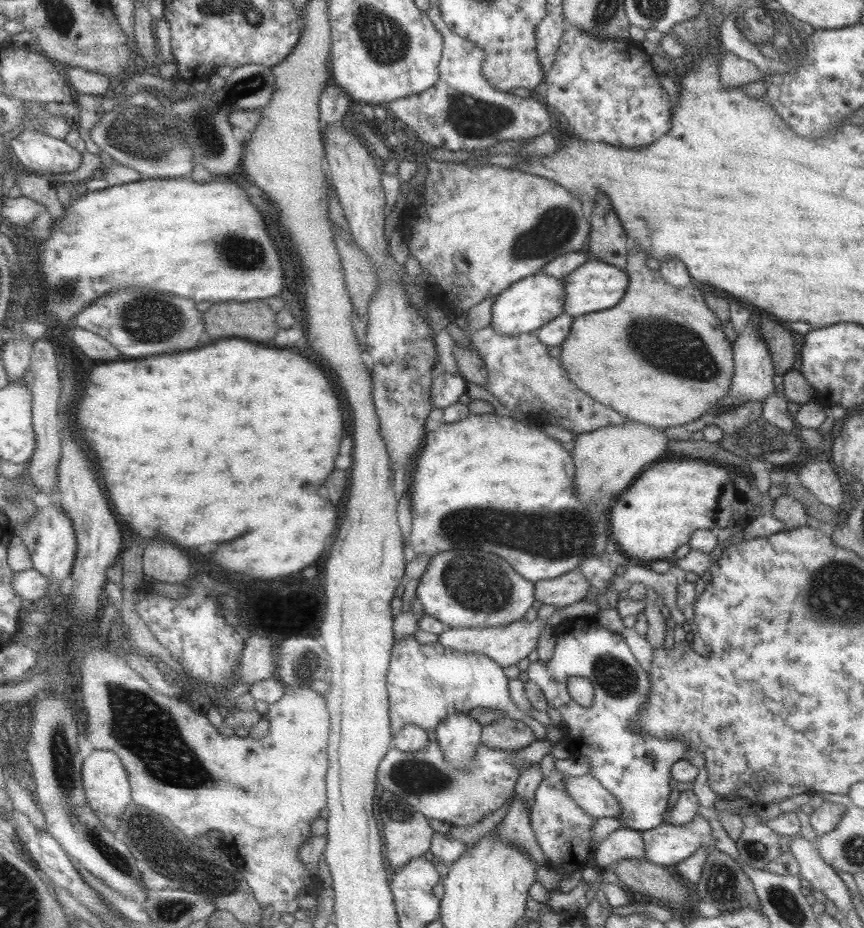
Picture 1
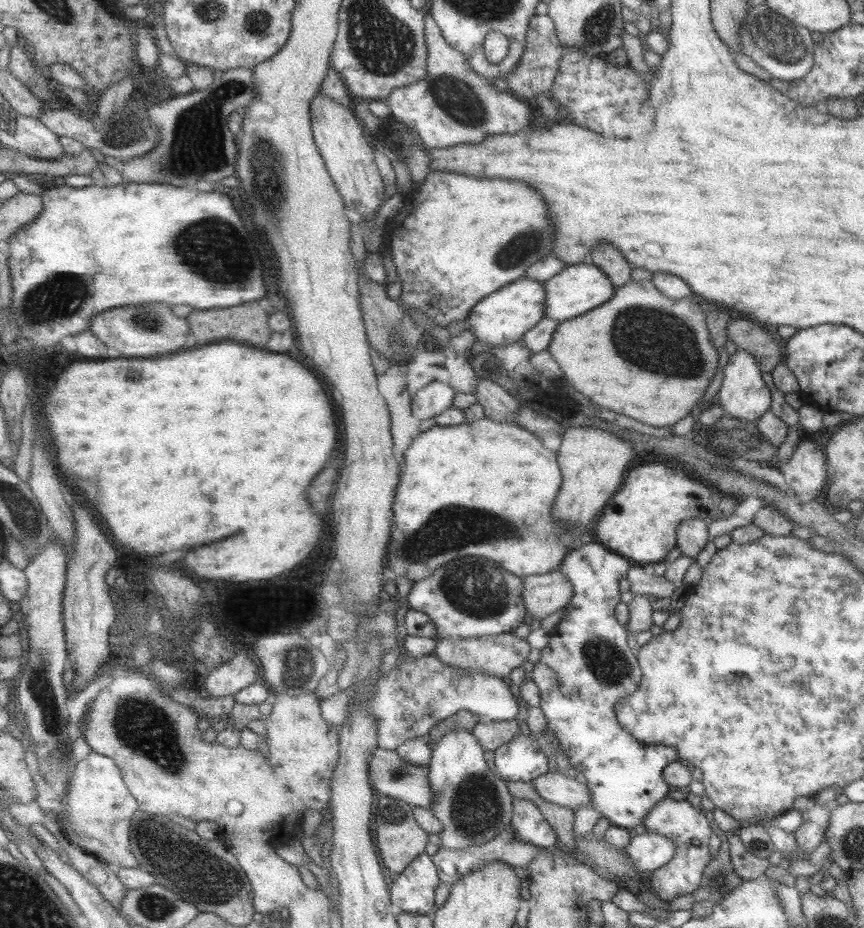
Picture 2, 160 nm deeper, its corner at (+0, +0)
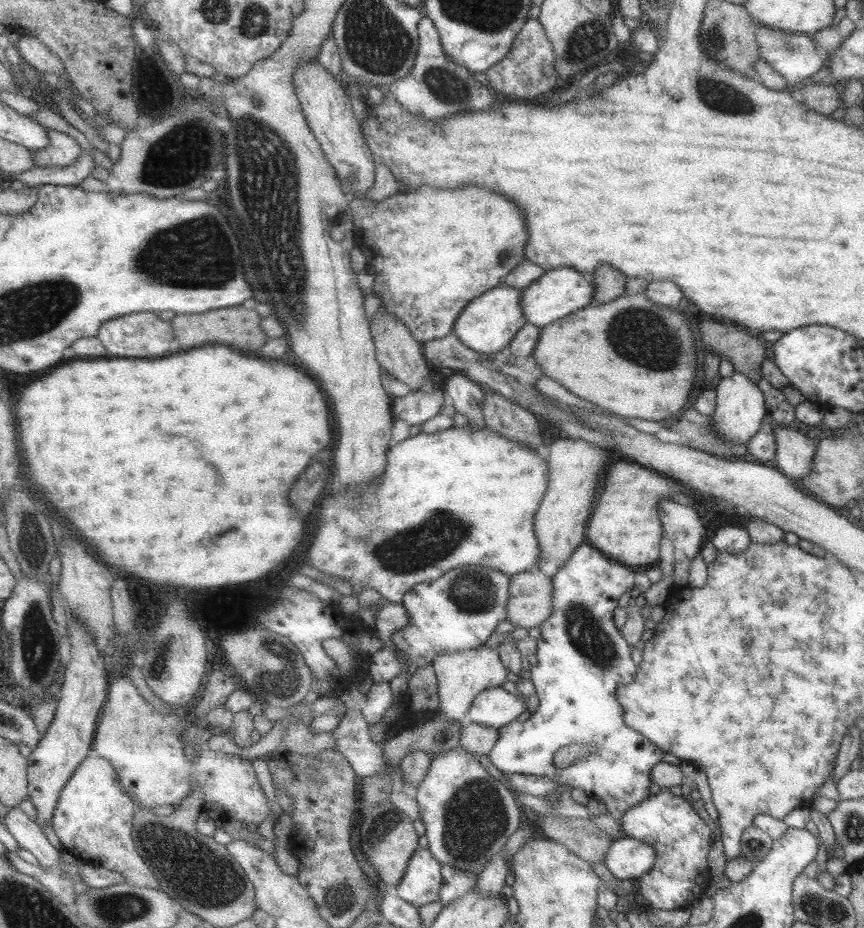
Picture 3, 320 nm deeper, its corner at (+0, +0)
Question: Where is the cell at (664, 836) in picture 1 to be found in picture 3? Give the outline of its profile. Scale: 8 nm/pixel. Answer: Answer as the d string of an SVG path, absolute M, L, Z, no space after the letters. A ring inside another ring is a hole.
M625 836L611 841L602 864L617 880L638 879L655 860L654 848L641 840Z

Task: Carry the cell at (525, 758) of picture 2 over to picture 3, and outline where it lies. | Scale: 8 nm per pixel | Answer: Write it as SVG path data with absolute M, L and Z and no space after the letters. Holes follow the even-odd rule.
M585 541L550 579L554 588L554 610L550 612L549 618L538 626L540 634L536 638L537 663L528 668L529 679L538 698L537 709L527 720L499 729L499 740L489 758L505 774L519 773L552 780L556 787L543 796L550 804L559 800L559 794L566 786L577 787L584 790L589 797L603 803L608 813L618 822L630 806L648 798L647 789L653 783L650 779L651 767L655 766L665 753L624 723L623 709L615 698L617 686L632 683L636 675L636 665L629 656L630 644L621 636L612 619L618 599L634 584L634 573L629 566L612 561ZM571 744L595 746L596 750L589 756L578 758L565 768L557 768L553 764L553 754L558 748Z

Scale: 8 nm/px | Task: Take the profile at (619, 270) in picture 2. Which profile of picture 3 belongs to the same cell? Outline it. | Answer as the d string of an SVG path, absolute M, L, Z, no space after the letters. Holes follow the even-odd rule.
M602 264L590 277L594 286L592 304L605 304L624 294L626 276L618 270Z

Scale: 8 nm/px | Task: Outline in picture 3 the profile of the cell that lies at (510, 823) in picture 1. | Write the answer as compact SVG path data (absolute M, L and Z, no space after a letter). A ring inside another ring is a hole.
M443 864L442 876L444 877L444 883L442 884L440 900L444 908L447 908L454 900L467 896L467 893L474 889L474 886L477 885L479 874Z

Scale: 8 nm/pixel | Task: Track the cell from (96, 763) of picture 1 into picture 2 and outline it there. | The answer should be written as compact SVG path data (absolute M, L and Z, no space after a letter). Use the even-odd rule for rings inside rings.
M92 751L88 756L79 761L76 765L74 772L70 778L70 786L66 788L66 796L62 796L62 802L64 809L62 812L66 814L66 820L70 821L70 828L73 831L70 832L69 839L73 844L78 844L85 852L96 855L98 858L102 858L104 862L112 865L115 868L125 867L125 868L140 868L135 854L131 852L131 823L135 816L135 813L140 810L140 802L133 796L133 793L130 791L130 788L127 786L126 780L123 778L122 769L119 768L119 765L113 760L110 756L105 756L103 753Z

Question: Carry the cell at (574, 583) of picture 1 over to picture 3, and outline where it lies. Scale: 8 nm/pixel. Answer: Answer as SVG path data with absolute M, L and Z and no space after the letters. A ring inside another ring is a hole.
M539 568L535 572L521 571L517 574L509 575L511 580L511 600L507 618L514 627L517 628L533 628L545 622L550 616L550 612L554 610L554 588L552 580L544 576Z

